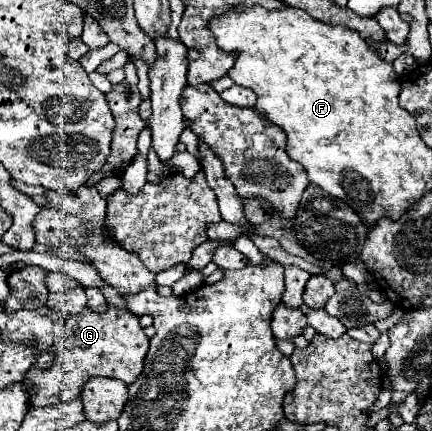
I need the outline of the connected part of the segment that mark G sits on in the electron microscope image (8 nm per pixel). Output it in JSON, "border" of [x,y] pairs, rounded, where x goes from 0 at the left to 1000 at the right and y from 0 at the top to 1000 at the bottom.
{"border":[[[204,710],[185,729],[162,729],[148,742],[153,794],[148,812],[134,821],[134,840],[97,863],[69,854],[56,882],[79,891],[79,919],[69,923],[79,947],[125,942],[181,919],[190,886],[213,872],[273,877],[287,891],[306,891],[329,863],[329,840],[343,817],[343,780],[329,770],[324,733],[306,729],[296,715],[250,710],[245,724],[213,724]]]}

